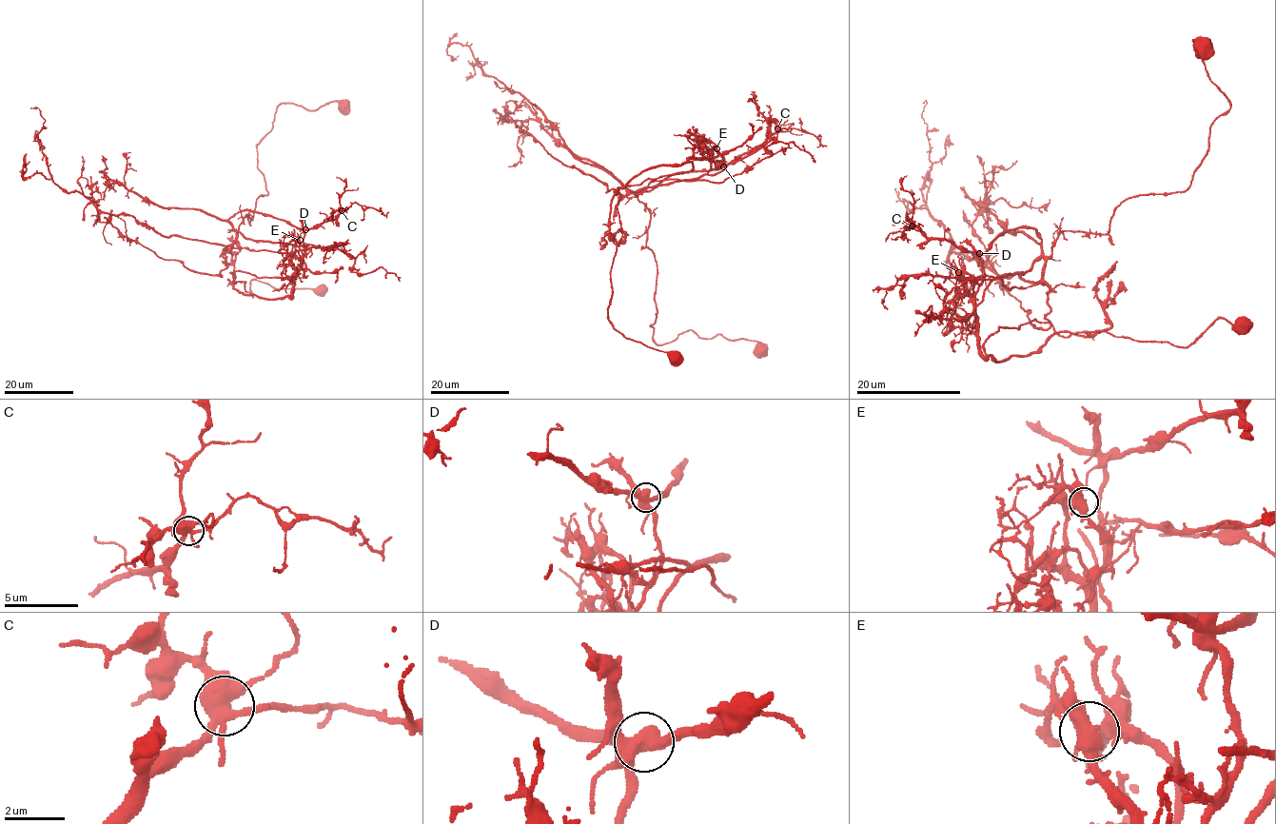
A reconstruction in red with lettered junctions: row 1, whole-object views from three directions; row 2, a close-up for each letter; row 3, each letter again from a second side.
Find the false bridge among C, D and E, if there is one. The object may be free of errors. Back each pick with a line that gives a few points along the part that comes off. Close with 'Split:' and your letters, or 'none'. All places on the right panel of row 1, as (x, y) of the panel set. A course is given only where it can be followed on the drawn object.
D: foreign part runs (978, 253), (982, 354), (1000, 327), (1035, 320), (1064, 336), (1187, 346), (1214, 322), (1245, 323)
Split: D

